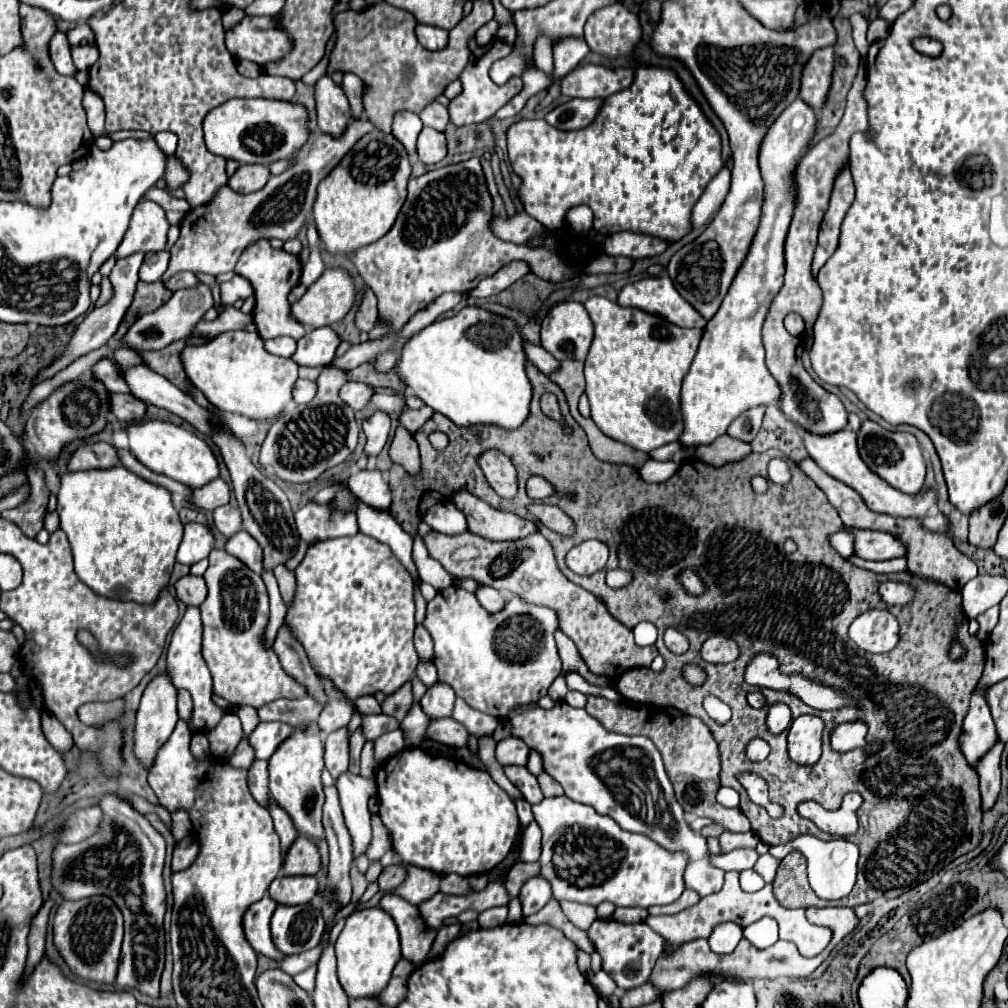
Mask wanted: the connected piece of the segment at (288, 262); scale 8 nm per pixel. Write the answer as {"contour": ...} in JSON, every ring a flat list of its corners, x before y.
{"contour":[[260,239,242,253,236,265,236,273,246,277,254,287,254,297,256,297,254,325,262,339,272,339,276,335,288,335,295,340,303,337,305,328,292,317,292,307,288,303,288,293,300,283,302,275,302,263,298,255,286,253,284,249,274,249,266,239]]}

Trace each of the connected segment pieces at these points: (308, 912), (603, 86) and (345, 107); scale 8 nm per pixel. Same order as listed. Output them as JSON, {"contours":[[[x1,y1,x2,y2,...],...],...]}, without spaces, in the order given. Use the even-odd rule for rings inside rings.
{"contours":[[[322,899,306,905,278,905,272,915,272,941,284,955,308,951,320,943,324,933]],[[584,65,562,79,562,95,580,99,604,99,632,83,632,69,606,69]],[[328,75,320,77,316,83,316,123,320,133,340,137,350,121,350,105,340,89]]]}

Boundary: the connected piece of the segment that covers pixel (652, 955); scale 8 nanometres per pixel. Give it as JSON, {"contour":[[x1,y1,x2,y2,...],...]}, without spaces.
{"contour":[[596,919,588,929,588,939,602,957,602,969,616,981,624,991,644,985,662,953,664,939,652,931,646,923,618,923,614,919]]}

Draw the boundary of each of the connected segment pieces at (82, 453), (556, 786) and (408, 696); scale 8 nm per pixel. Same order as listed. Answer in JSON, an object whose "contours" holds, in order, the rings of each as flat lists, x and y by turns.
{"contours":[[[88,443,82,445,68,461,70,471,90,471,90,469,110,469,120,463,118,451,108,443]],[[540,773,538,775,538,783,540,783,540,789,542,789,544,797,558,797,558,795,564,793,560,783,554,777,550,777,548,773]],[[406,681,394,695,388,695,382,703,382,711,396,717,398,721,404,719,404,715,408,713,412,705,412,683]]]}

